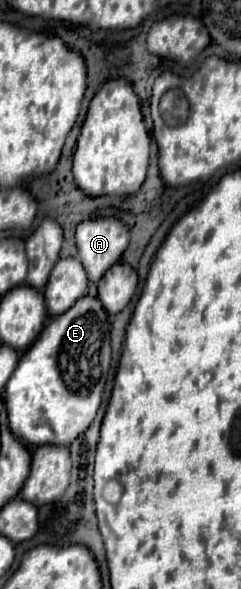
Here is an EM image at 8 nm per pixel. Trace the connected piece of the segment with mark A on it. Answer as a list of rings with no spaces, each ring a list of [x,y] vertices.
[[[115,217],[87,219],[77,225],[79,261],[91,283],[99,283],[101,275],[121,259],[129,243],[129,229]]]

